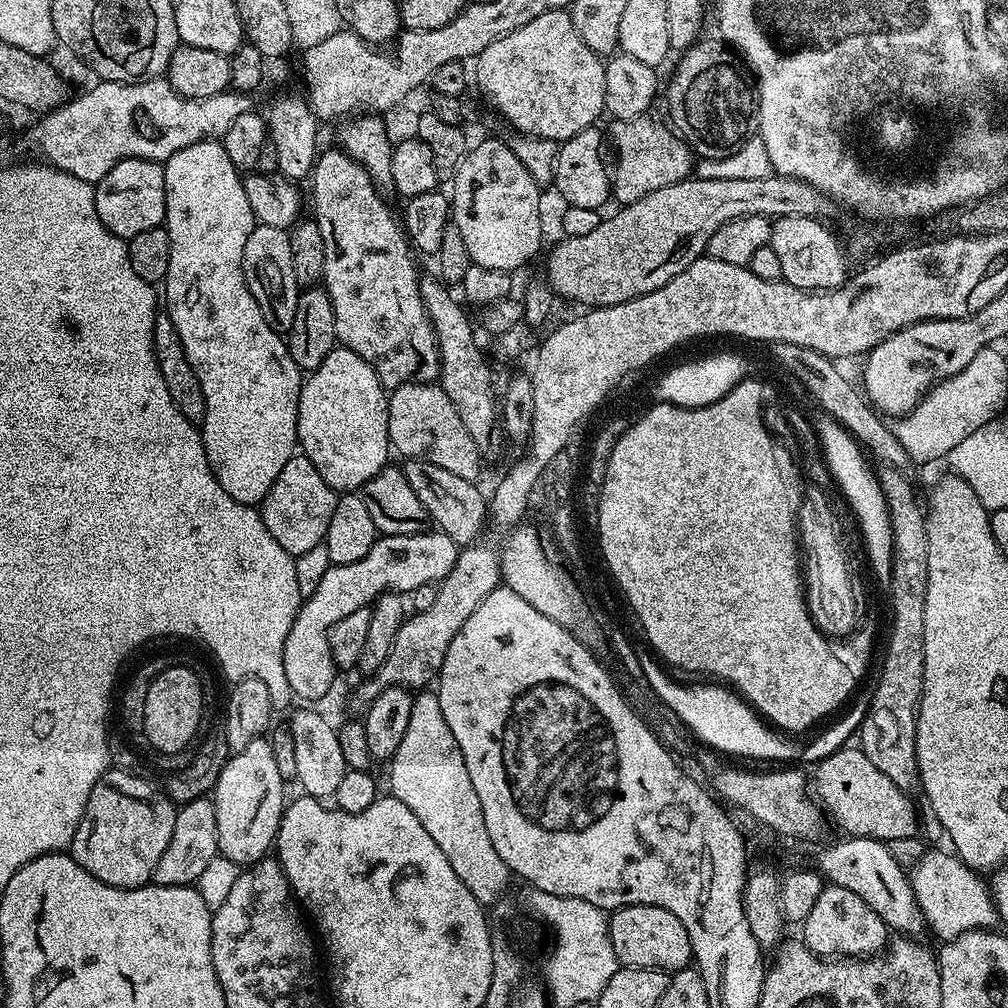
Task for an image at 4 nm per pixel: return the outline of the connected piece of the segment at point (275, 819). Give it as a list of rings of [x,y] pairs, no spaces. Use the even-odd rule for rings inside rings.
[[[271,739],[250,742],[241,752],[232,752],[218,782],[210,793],[214,818],[218,822],[218,853],[230,862],[251,866],[273,851],[276,832],[284,816],[286,782],[278,774]]]

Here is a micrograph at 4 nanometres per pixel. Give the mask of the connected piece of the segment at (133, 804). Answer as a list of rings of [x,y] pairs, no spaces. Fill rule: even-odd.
[[[109,770],[104,773],[102,778],[98,778],[94,790],[90,790],[90,798],[86,802],[86,810],[82,814],[82,822],[78,826],[78,830],[74,834],[70,845],[70,854],[76,859],[78,866],[82,866],[82,870],[94,874],[94,878],[98,878],[102,882],[106,882],[115,888],[142,888],[145,884],[149,883],[154,874],[154,866],[158,866],[158,858],[162,858],[166,846],[170,846],[170,834],[174,834],[177,805],[173,804],[161,789],[159,792],[150,781],[143,780],[143,778],[138,775],[139,774],[135,771]]]

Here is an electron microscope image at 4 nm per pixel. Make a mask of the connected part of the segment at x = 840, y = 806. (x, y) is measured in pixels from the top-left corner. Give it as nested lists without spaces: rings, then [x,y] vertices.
[[[845,746],[838,749],[837,752],[830,754],[826,759],[815,765],[816,784],[814,780],[814,796],[817,801],[830,813],[834,819],[840,823],[841,833],[848,836],[869,836],[875,840],[885,842],[894,838],[910,838],[917,835],[916,829],[916,808],[912,805],[912,796],[902,791],[870,758],[866,758],[864,751],[859,746]]]

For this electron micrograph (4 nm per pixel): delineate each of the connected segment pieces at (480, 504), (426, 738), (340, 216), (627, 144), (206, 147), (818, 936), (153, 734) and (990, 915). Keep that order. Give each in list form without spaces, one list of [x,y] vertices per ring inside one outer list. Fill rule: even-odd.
[[[405,459],[402,471],[406,482],[410,482],[410,490],[418,494],[418,499],[428,512],[428,519],[439,531],[450,537],[457,546],[467,546],[481,539],[480,531],[486,526],[486,496],[476,489],[477,485],[466,478],[458,478],[458,474],[450,474],[450,470],[442,470],[442,466],[434,466],[425,460]]]
[[[420,690],[412,697],[410,710],[410,724],[406,726],[406,735],[403,736],[398,750],[390,758],[392,764],[391,795],[396,796],[426,826],[430,838],[438,842],[442,854],[448,848],[456,848],[456,844],[489,844],[490,834],[486,834],[486,822],[482,818],[482,802],[478,802],[478,794],[474,794],[474,782],[470,782],[470,774],[466,774],[466,762],[462,750],[458,750],[458,742],[454,742],[454,734],[450,734],[450,726],[446,726],[446,718],[442,718],[440,697],[435,691]]]
[[[335,150],[336,152],[321,151],[317,155],[316,162],[312,166],[310,173],[310,181],[312,180],[312,212],[318,230],[322,234],[322,242],[326,250],[326,262],[324,263],[324,274],[322,277],[322,287],[328,292],[328,297],[332,303],[334,310],[334,326],[336,327],[336,339],[343,347],[354,350],[354,354],[358,354],[358,358],[362,358],[371,368],[376,371],[380,384],[385,390],[398,388],[403,384],[419,382],[422,384],[431,384],[439,381],[440,378],[440,351],[438,350],[438,342],[436,335],[432,329],[432,323],[428,317],[426,306],[422,302],[422,294],[420,293],[420,277],[421,273],[416,272],[416,260],[414,249],[408,243],[408,235],[404,233],[403,223],[399,219],[392,217],[392,212],[383,204],[381,193],[373,184],[370,174],[366,174],[366,170],[358,162],[354,162],[354,158],[350,158],[343,150]]]
[[[651,115],[612,120],[612,144],[616,147],[616,169],[610,172],[612,196],[617,205],[633,204],[648,192],[687,180],[694,172],[694,153],[685,140],[667,123],[659,124]]]
[[[203,140],[194,146],[186,146],[186,150],[178,150],[168,160],[163,161],[163,166],[166,178],[166,214],[162,227],[168,231],[170,238],[170,270],[162,285],[162,304],[163,307],[164,304],[168,307],[165,308],[166,315],[170,318],[170,322],[174,322],[174,330],[178,330],[178,338],[182,338],[182,350],[186,350],[186,358],[190,362],[194,374],[198,374],[198,382],[202,386],[202,394],[206,402],[202,435],[206,458],[210,462],[210,470],[214,474],[214,478],[218,478],[222,490],[226,490],[226,494],[230,494],[230,498],[243,504],[256,506],[264,501],[270,486],[274,486],[278,474],[282,474],[282,466],[286,466],[286,462],[290,462],[290,458],[297,451],[296,423],[298,422],[302,369],[297,366],[294,358],[288,353],[285,337],[281,333],[275,332],[266,322],[266,318],[262,318],[262,310],[258,310],[258,302],[254,302],[254,294],[250,294],[244,281],[242,250],[246,246],[246,238],[250,238],[258,221],[250,210],[250,198],[246,198],[241,173],[236,171],[234,162],[230,162],[230,154],[226,154],[223,143],[220,140]]]
[[[828,884],[818,894],[814,910],[802,921],[802,943],[810,951],[825,958],[868,958],[884,951],[889,939],[888,925],[878,918],[854,890],[846,890],[837,884]]]
[[[176,662],[158,674],[147,691],[142,733],[150,747],[172,756],[197,739],[196,731],[200,728],[203,716],[204,688],[200,685],[200,676],[194,669],[183,668]]]
[[[929,849],[912,866],[909,880],[915,897],[918,898],[919,908],[929,931],[932,930],[940,941],[953,940],[973,928],[990,930],[999,923],[991,891],[987,883],[983,883],[977,876],[979,875],[973,869],[966,867],[955,853],[948,850]]]

